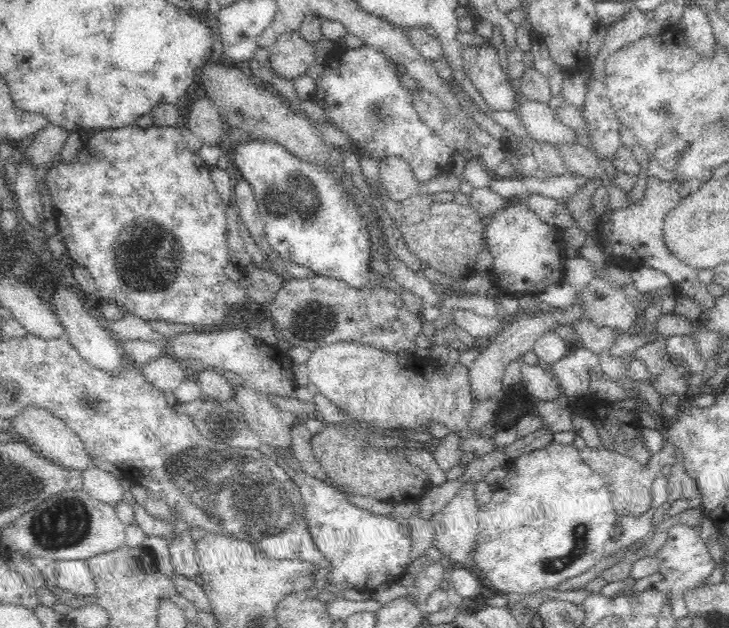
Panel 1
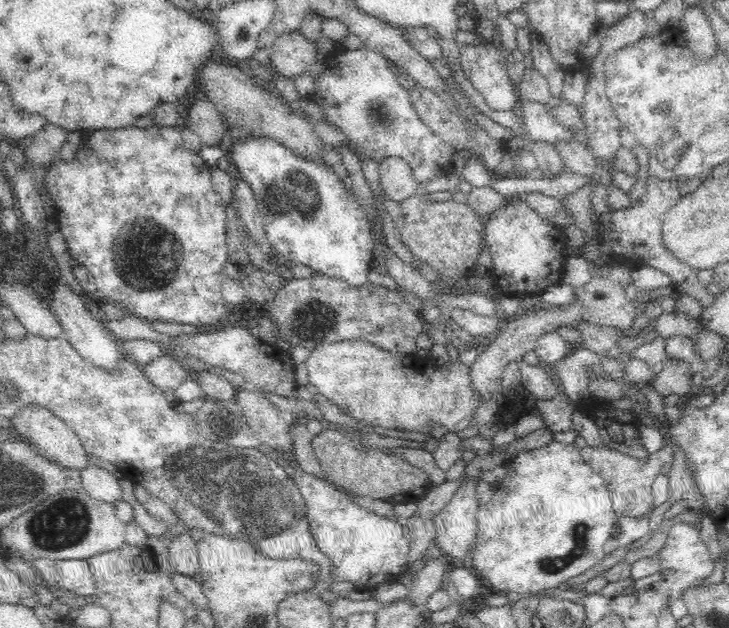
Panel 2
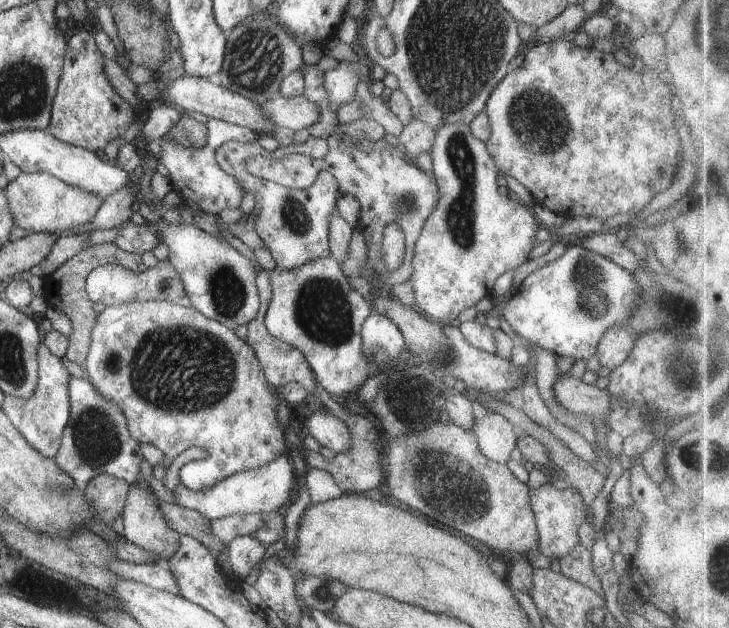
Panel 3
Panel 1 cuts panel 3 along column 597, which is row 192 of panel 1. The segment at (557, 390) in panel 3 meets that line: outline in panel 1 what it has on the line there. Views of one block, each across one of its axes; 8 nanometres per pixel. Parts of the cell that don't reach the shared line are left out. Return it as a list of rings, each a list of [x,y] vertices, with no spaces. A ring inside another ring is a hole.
[[[400,157],[382,158],[379,162],[379,180],[388,197],[394,201],[404,201],[418,194],[419,182],[413,168]]]

